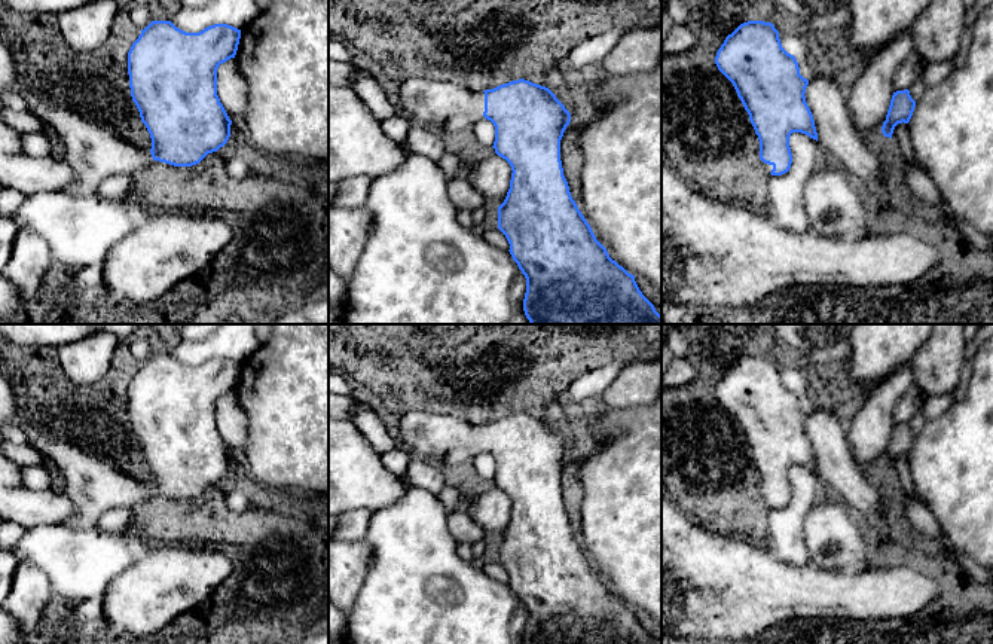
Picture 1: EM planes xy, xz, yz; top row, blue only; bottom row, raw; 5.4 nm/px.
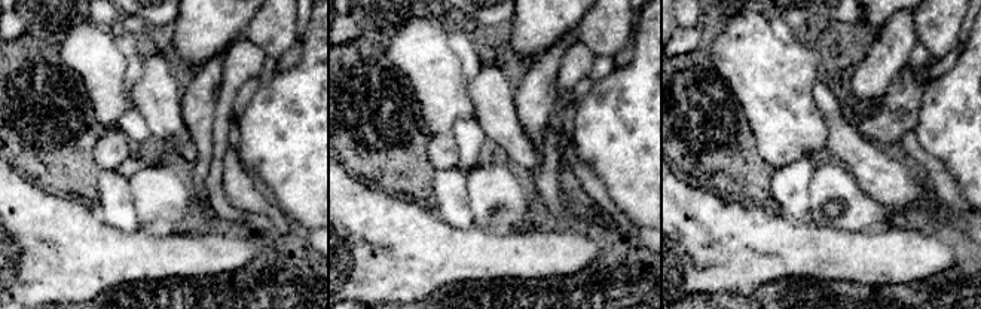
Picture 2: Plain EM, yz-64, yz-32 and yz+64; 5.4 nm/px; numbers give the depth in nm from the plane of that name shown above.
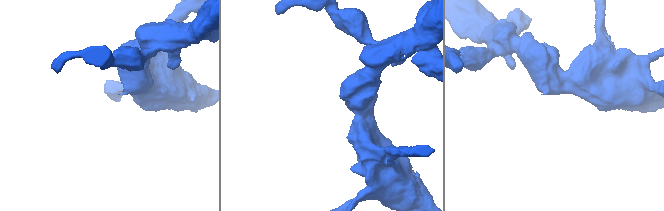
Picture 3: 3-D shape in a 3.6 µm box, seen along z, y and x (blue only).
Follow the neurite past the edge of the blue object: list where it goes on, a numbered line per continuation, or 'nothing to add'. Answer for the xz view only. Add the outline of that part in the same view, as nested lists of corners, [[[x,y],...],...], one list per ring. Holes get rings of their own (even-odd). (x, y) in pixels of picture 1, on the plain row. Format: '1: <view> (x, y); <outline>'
1: xz (434, 436); [[[404,412],[394,434],[406,451],[444,466],[461,466],[485,452],[485,425],[441,412]]]

